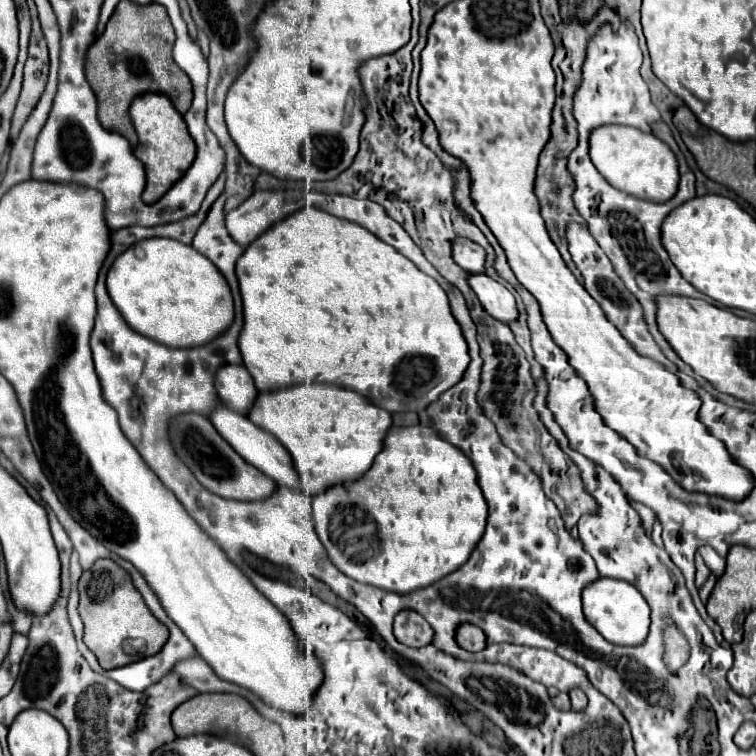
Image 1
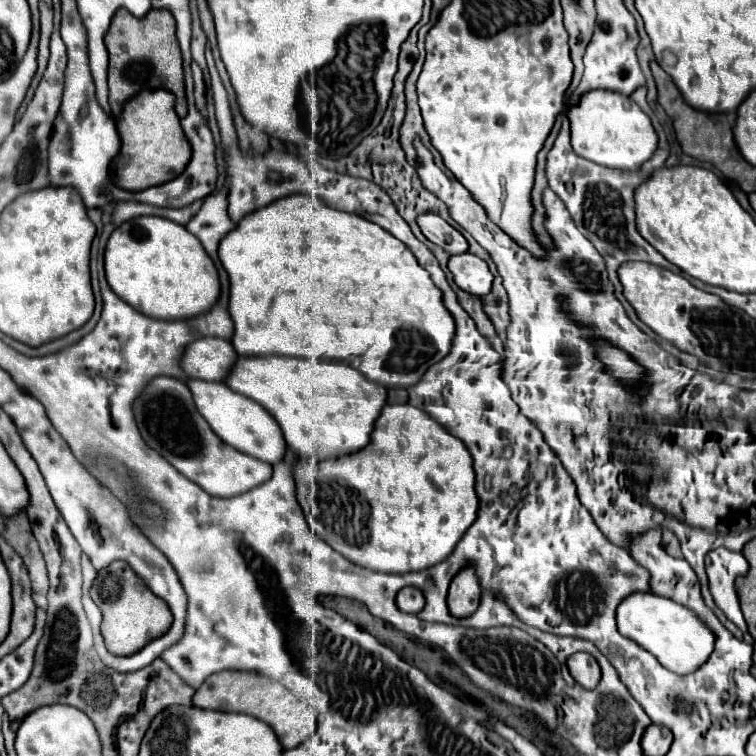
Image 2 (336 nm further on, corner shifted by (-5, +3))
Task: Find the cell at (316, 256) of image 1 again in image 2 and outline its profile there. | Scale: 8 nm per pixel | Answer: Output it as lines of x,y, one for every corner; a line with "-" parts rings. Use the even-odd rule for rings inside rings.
294,194
286,196
284,200
278,200
276,204
270,204
268,208
262,208
242,224
230,232
220,244
220,262
226,268
230,276
230,316
234,320
234,336
232,336
232,346
238,354
242,356
296,356
296,358
312,358
312,360
338,360
346,362
358,372
362,372
368,380
382,384
386,388
408,388
416,386
426,370
440,362
450,350
454,342
454,316
446,310
444,298
440,288
432,282
430,274
418,264
414,254
406,244
402,244
398,238
394,238
390,232
384,228
376,226
374,222
368,222
364,218
358,218
356,214
340,212
334,208
328,208
322,200
306,194

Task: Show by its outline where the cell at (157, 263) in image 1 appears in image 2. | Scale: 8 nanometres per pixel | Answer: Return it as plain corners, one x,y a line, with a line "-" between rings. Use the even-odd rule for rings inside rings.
140,216
116,228
106,244
104,268
110,288
134,310
156,320
188,320
206,314
218,300
218,270
198,238
158,216

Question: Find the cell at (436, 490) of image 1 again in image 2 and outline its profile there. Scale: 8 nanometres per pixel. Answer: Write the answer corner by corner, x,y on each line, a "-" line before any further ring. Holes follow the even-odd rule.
386,404
386,408
382,408
382,412
380,412
380,416
376,420
370,444
366,448
354,452
354,454
324,460
324,462
298,460
296,466
294,466
294,480
296,480
298,502
302,504
302,508
306,512
306,520
308,520
308,526
312,528
312,532
318,534
326,544
330,544
336,552
340,552
350,562
354,562
354,564
358,564
362,568
370,568
374,572
384,572
384,574
418,572
418,570
426,570
426,568
446,560
454,552
456,544
462,540
462,536
470,528
470,524
474,524
476,512
478,512
478,496
476,496
476,490
474,490
476,474
474,474
470,452
444,426
440,426
436,420
428,418
426,412
422,412
420,408
414,408
410,404

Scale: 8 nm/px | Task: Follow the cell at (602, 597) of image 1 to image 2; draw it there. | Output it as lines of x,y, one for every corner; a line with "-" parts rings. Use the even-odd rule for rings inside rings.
634,592
626,596
618,604
616,622
622,636
634,640
638,646
654,654
664,668
678,674
694,672
714,650
714,634
696,618
694,612
654,592

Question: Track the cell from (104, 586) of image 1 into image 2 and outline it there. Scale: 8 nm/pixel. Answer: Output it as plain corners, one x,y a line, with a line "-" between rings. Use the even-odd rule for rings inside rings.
118,560
98,570
98,576
90,588
90,596
102,610
100,632
108,652
114,656
132,656
140,652
148,642
160,638
172,626
172,612
166,602
154,596
126,562

